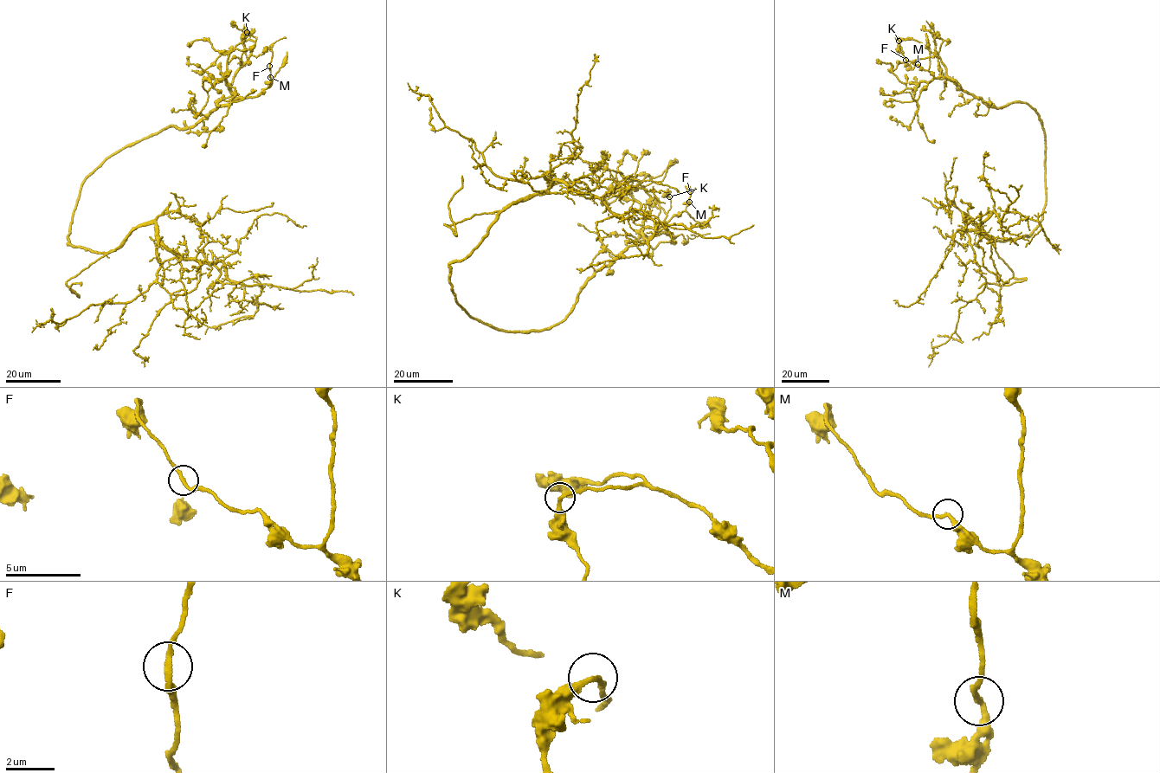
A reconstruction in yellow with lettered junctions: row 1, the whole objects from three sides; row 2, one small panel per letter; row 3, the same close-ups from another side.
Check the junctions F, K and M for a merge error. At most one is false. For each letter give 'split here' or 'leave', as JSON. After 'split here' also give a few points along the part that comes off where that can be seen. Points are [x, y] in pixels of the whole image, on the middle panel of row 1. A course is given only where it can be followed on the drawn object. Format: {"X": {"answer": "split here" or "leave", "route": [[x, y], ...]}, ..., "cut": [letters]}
{"F": {"answer": "leave"}, "K": {"answer": "leave"}, "M": {"answer": "leave"}, "cut": []}

